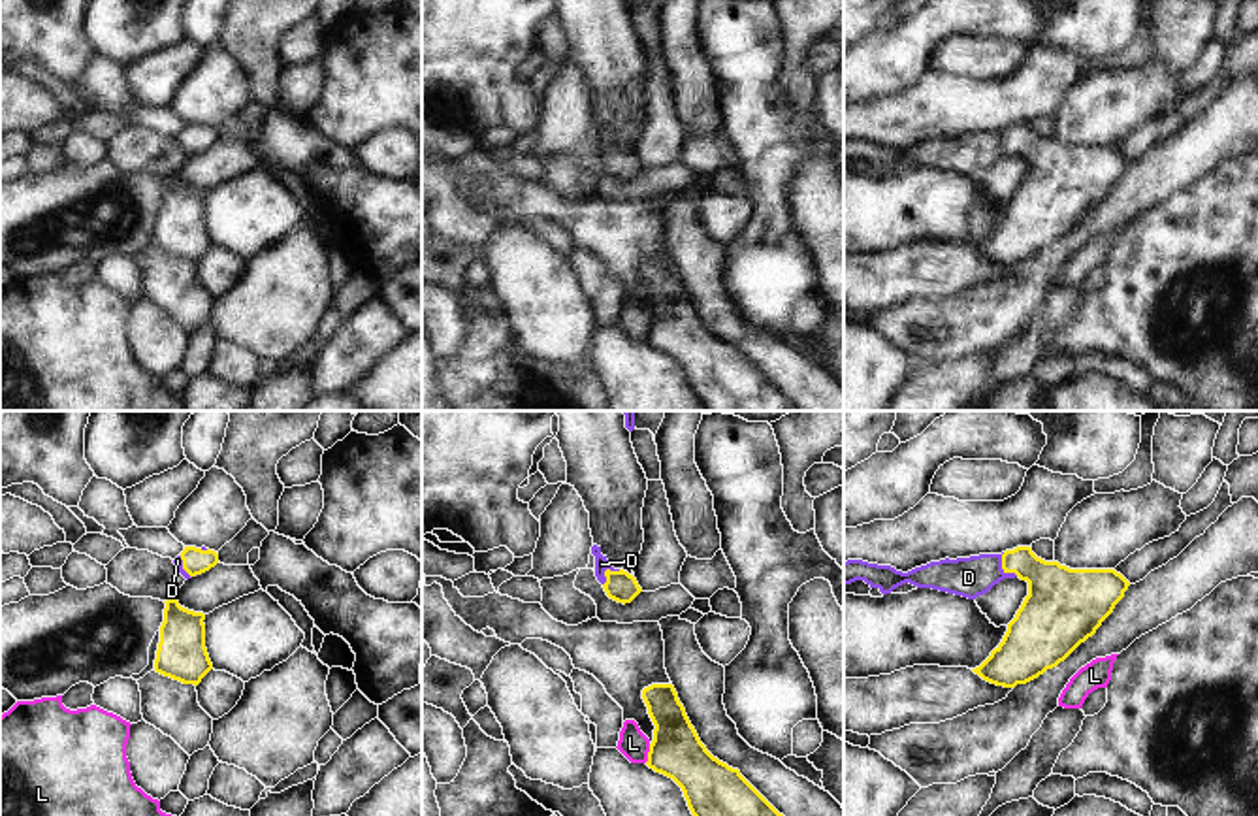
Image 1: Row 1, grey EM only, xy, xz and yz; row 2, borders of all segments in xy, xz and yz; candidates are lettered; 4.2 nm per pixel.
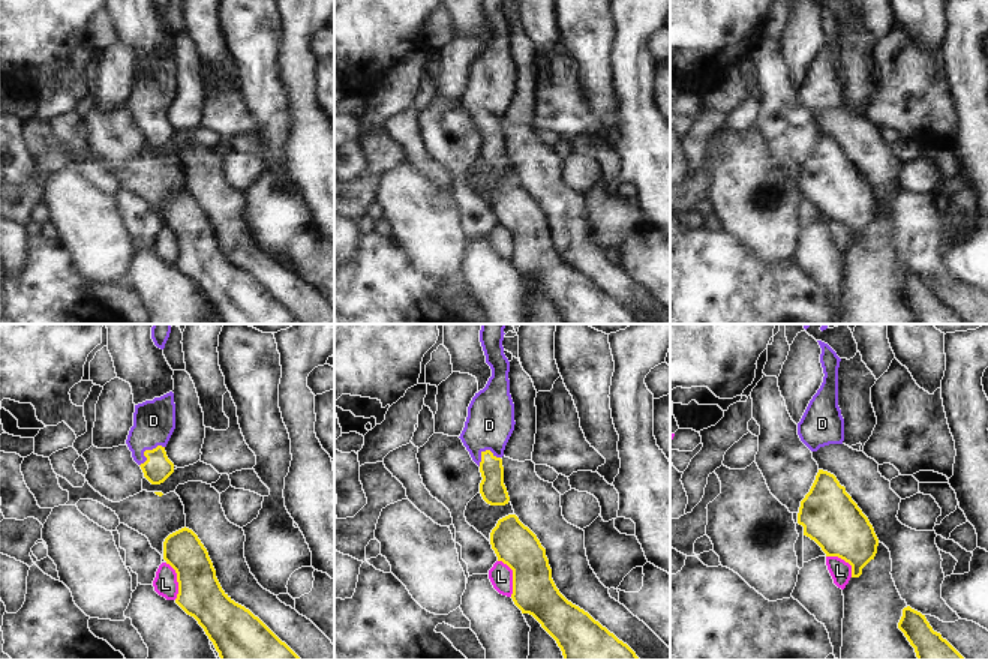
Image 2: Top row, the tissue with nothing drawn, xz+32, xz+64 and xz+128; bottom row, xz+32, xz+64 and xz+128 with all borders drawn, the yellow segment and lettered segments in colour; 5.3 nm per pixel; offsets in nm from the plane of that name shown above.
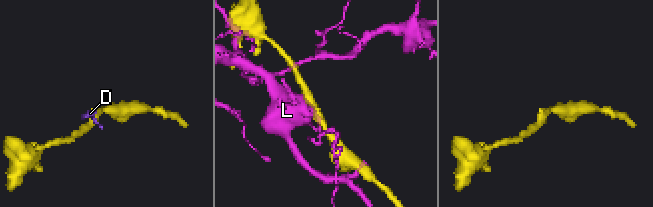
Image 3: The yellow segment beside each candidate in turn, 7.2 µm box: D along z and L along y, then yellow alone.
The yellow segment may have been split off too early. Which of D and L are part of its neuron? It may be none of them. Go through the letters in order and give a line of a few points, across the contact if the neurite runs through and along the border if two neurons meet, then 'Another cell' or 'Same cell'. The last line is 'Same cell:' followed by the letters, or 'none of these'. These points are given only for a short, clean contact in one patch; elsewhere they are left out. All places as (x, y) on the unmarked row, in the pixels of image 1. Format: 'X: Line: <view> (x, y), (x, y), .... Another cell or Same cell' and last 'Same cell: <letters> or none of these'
D: Line: yz (1055, 170), (1031, 146), (1002, 146), (991, 146), (968, 155). Same cell
L: Another cell
Same cell: D

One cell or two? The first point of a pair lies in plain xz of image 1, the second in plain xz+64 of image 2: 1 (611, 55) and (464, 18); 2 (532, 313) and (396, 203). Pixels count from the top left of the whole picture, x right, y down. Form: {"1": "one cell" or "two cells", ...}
{"1": "one cell", "2": "one cell"}

